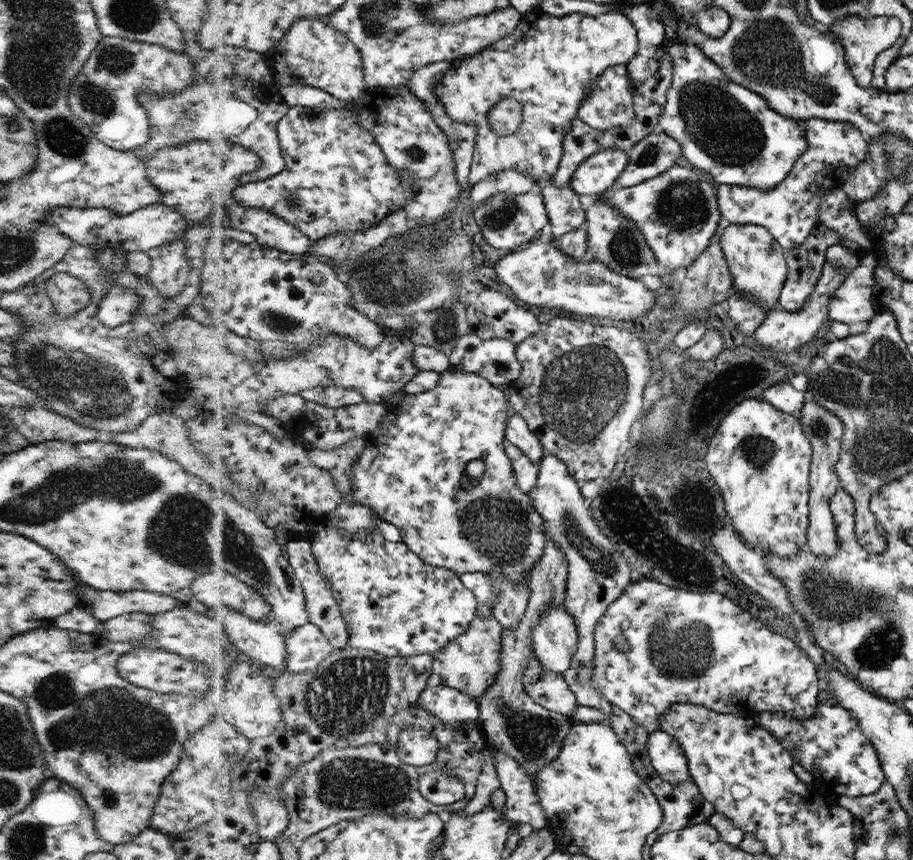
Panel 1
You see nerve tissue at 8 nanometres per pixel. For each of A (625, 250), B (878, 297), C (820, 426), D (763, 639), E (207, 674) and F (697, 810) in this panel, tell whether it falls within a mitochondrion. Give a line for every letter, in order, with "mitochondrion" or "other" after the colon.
A: mitochondrion
B: other
C: mitochondrion
D: other
E: other
F: other

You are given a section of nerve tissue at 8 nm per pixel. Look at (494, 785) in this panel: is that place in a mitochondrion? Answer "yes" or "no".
no

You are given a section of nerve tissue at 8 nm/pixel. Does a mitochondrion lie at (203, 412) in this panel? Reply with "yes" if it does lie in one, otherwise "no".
no

